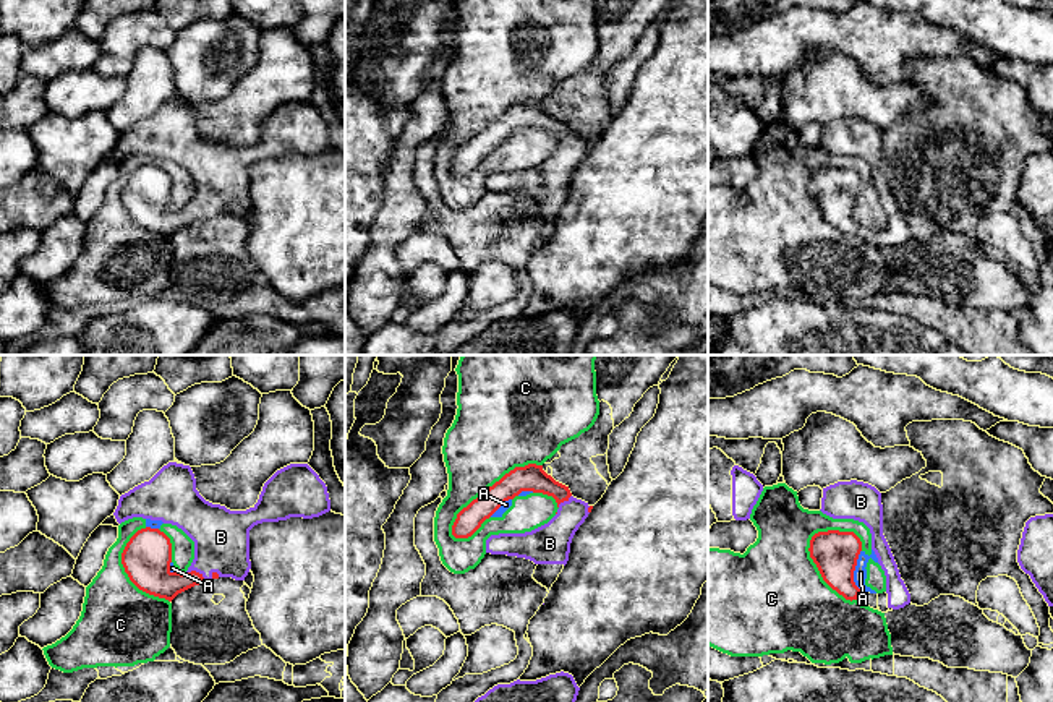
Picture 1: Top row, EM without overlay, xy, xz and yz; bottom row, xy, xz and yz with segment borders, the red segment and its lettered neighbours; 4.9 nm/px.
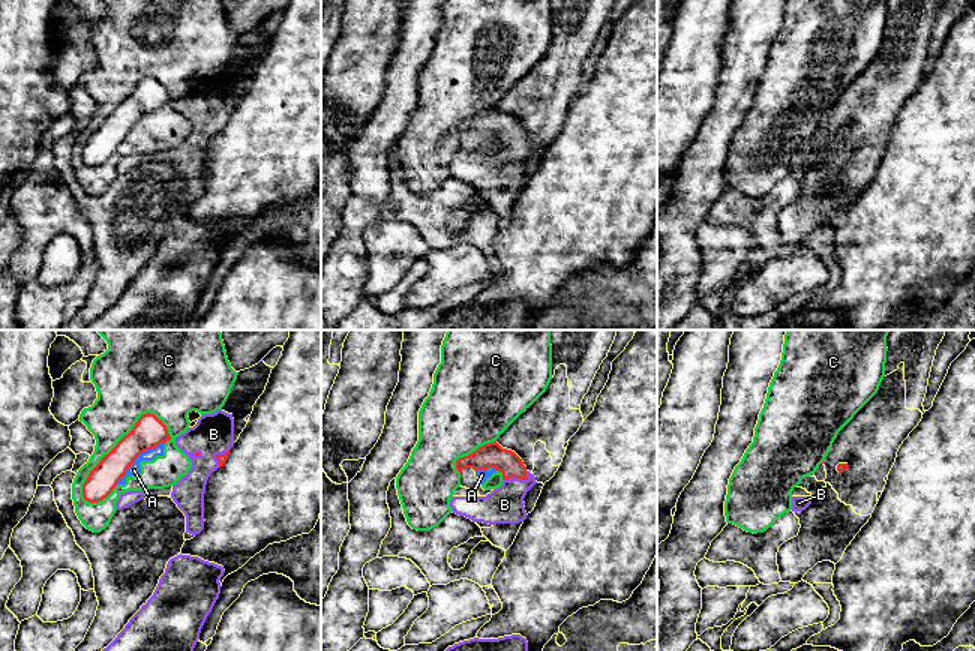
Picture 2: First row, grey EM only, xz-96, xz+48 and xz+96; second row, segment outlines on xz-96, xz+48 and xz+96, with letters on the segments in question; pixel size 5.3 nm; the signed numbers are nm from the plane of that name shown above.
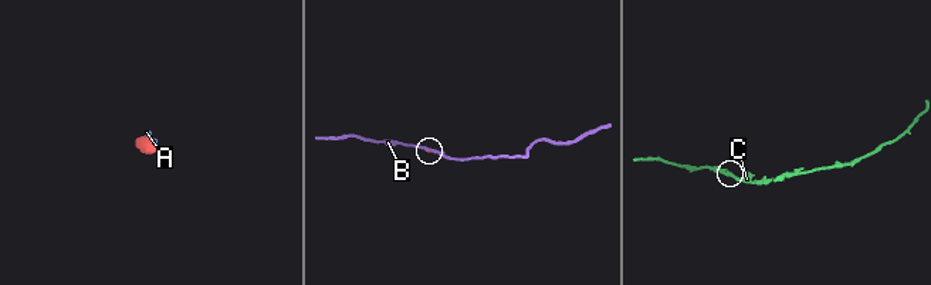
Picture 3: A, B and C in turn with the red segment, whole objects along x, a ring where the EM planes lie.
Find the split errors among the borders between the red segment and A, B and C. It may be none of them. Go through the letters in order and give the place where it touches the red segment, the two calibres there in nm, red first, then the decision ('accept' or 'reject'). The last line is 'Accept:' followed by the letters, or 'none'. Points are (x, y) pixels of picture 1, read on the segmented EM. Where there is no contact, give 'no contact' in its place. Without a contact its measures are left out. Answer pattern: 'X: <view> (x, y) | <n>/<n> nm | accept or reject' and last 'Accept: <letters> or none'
A: yz (854, 569) | 220/60 nm | reject
B: xy (198, 573) | 220/280 nm | accept
C: xz (490, 487) | 140/400 nm | reject
Accept: B

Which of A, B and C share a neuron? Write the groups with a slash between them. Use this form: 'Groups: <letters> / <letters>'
Groups: A C / B

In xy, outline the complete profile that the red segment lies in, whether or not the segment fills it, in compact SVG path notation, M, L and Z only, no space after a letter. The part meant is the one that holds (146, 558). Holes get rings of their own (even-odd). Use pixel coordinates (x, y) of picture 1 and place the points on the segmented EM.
M168 462L149 482L122 494L113 512L118 524L143 517L162 520L181 529L194 541L194 559L185 574L172 572L172 543L159 529L141 529L126 543L122 564L130 580L143 592L172 601L178 593L204 582L232 577L245 580L251 569L249 530L262 522L279 522L290 517L313 519L330 511L326 483L308 464L290 464L277 470L262 486L258 503L246 511L230 511L206 501L196 490L190 465Z

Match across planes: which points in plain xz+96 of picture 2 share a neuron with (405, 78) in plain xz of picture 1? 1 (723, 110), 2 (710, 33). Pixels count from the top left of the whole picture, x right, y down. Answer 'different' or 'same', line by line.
1: different
2: same

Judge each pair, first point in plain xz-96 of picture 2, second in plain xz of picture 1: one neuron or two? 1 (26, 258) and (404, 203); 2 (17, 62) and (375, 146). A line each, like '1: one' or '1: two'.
1: one
2: one

